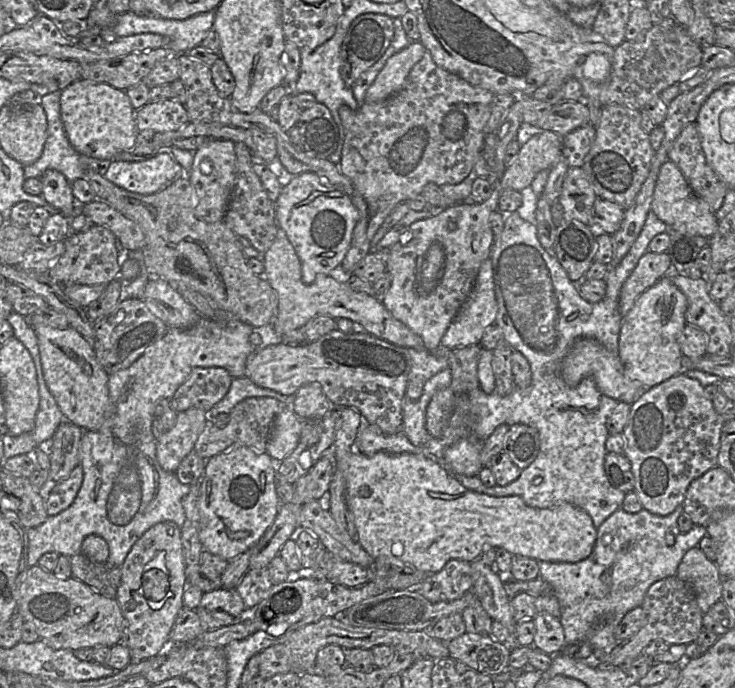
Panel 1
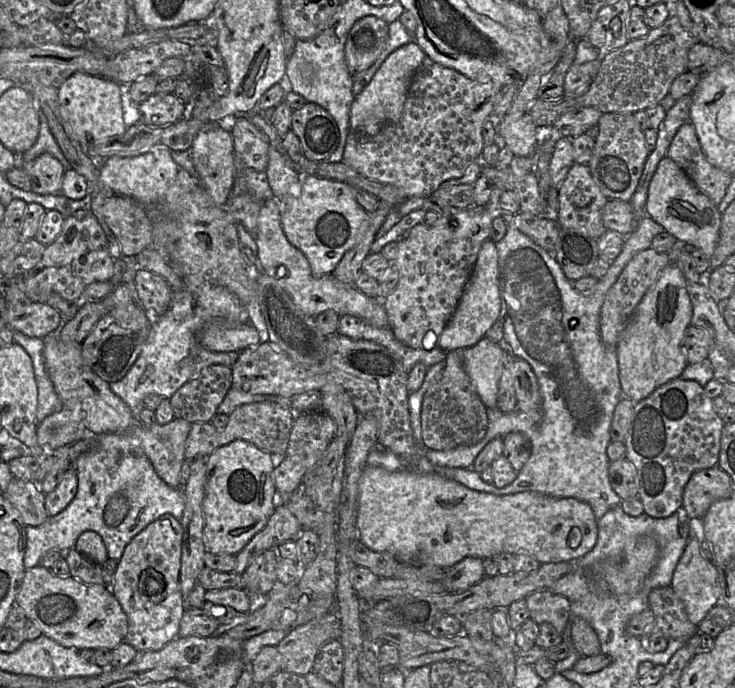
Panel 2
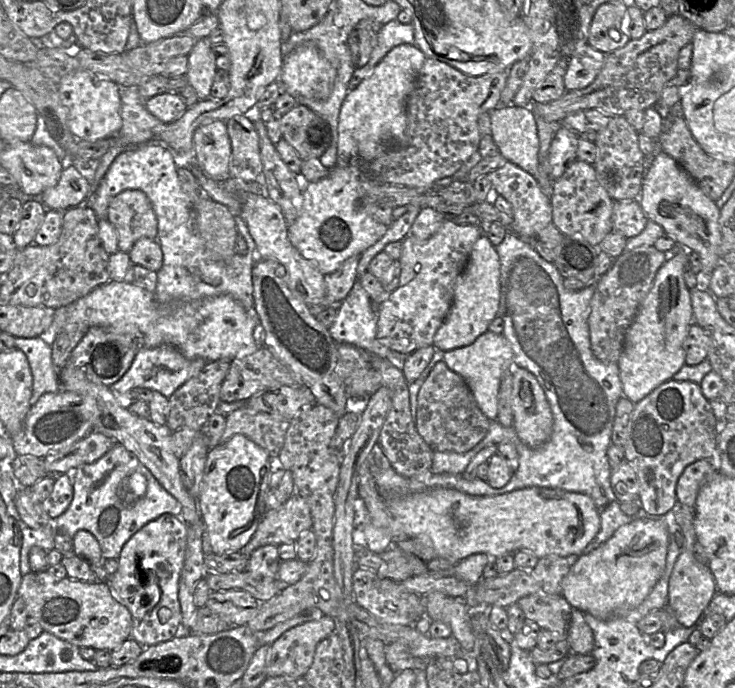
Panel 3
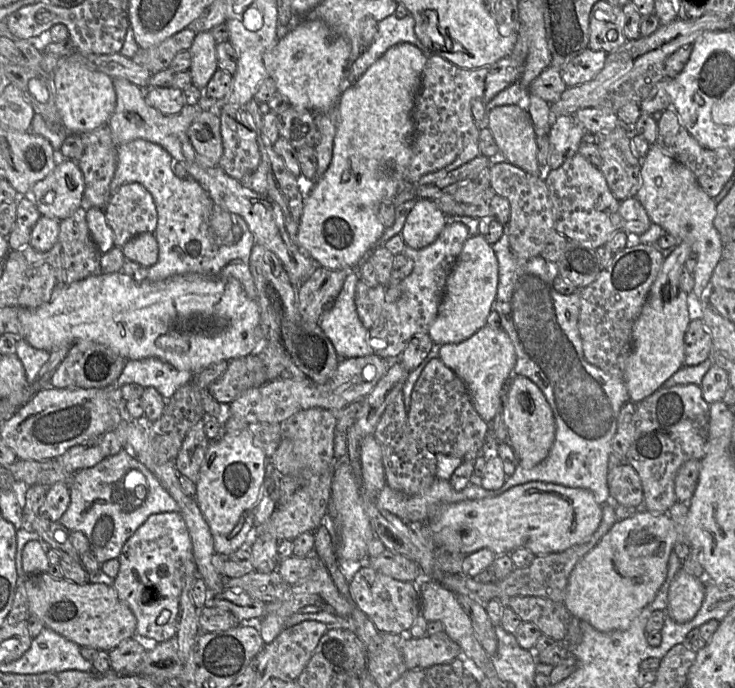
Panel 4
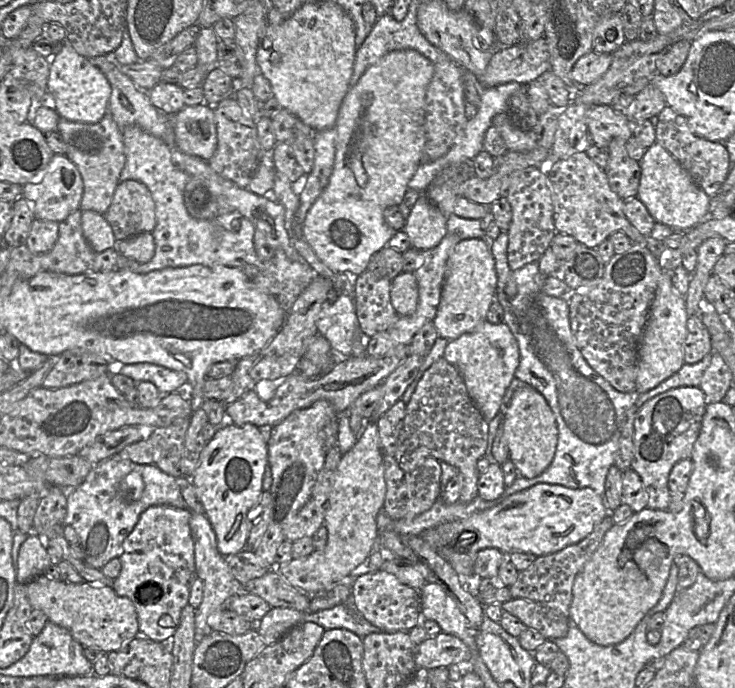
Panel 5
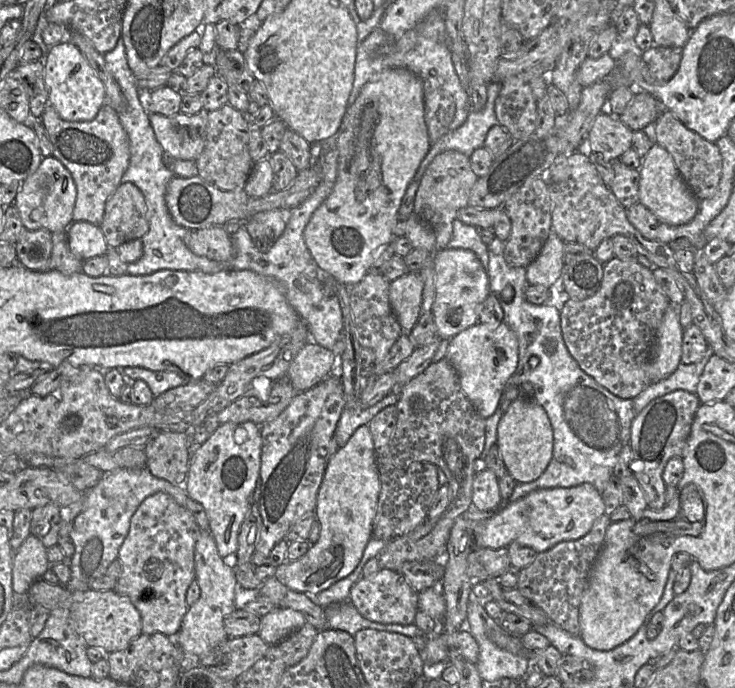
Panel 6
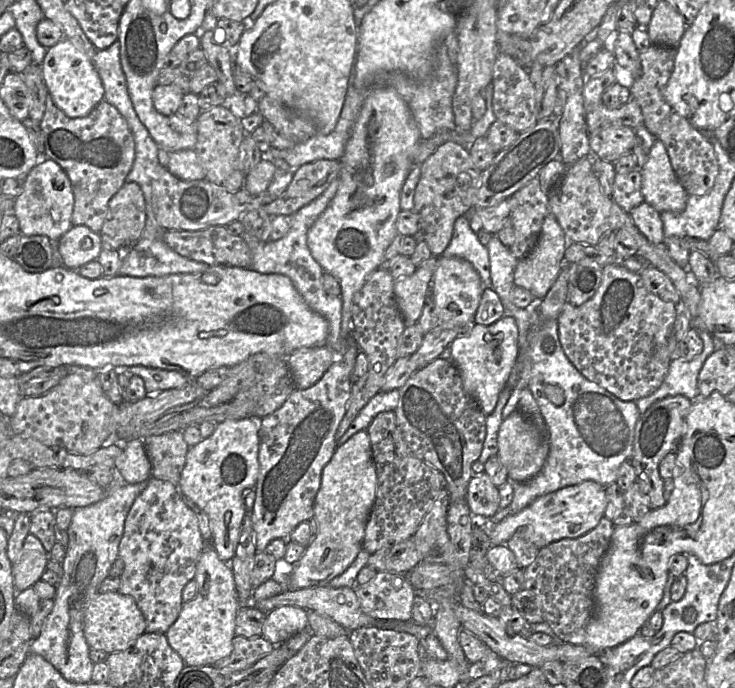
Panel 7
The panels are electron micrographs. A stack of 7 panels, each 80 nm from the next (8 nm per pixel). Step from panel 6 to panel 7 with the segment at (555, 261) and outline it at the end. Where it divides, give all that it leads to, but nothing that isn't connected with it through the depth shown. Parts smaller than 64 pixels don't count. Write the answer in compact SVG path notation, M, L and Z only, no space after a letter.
M552 213L544 219L534 248L517 263L514 284L543 299L556 281L564 263L568 240Z

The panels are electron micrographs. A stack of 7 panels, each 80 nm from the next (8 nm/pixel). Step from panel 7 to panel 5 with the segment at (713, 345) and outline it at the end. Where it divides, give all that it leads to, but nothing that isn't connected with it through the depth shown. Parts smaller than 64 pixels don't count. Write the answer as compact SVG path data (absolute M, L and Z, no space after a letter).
M713 353L707 354L701 361L695 364L684 363L675 374L655 388L642 394L636 394L634 405L640 409L640 407L651 398L677 387L699 387L702 376L710 364L712 354Z

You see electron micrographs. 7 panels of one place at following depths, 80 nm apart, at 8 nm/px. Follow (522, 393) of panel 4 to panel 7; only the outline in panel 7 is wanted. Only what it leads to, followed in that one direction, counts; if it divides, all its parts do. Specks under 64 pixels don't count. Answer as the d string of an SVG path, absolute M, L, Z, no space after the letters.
M519 411L503 419L498 430L498 458L506 468L508 480L522 483L534 478L543 468L549 454L548 428L539 429Z

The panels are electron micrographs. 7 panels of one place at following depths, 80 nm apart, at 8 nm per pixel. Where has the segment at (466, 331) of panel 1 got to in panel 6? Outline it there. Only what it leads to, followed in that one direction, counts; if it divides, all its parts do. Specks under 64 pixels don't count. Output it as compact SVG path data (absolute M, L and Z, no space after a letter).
M462 248L434 252L435 298L432 306L438 336L451 339L459 332L479 322L480 305L491 293L488 273L474 252Z

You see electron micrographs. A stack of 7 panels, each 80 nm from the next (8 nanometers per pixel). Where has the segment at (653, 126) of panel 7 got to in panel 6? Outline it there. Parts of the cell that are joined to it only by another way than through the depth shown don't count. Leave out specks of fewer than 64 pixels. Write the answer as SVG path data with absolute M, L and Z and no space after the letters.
M653 45L642 52L641 59L648 66L650 74L658 82L669 81L677 72L682 58L681 47Z

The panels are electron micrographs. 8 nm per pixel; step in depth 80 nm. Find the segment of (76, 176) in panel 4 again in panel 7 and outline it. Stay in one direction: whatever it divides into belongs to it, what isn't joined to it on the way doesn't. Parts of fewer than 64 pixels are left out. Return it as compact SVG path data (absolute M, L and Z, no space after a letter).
M48 158L36 164L27 174L23 191L15 197L14 213L23 235L46 235L59 240L72 224L74 193L70 179L64 169Z

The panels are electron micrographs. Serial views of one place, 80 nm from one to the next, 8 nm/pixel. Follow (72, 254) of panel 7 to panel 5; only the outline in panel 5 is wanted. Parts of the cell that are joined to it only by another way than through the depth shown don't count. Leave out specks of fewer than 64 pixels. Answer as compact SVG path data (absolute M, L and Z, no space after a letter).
M91 210L83 211L81 226L84 238L96 254L115 247L113 231L105 216Z

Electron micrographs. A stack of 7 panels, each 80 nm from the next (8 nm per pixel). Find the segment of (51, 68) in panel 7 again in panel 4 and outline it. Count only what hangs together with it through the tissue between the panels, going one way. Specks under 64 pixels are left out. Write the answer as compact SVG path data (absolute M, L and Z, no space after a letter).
M61 58L54 73L55 104L69 135L91 132L108 123L116 107L113 79L84 64Z

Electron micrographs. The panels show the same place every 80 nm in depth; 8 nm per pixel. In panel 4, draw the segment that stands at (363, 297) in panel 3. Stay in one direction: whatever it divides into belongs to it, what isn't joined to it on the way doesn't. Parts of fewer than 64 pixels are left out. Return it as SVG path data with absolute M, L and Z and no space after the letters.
M350 270L333 309L323 311L318 323L340 359L374 355L368 344L369 330L361 323L355 305L359 279L358 273Z

